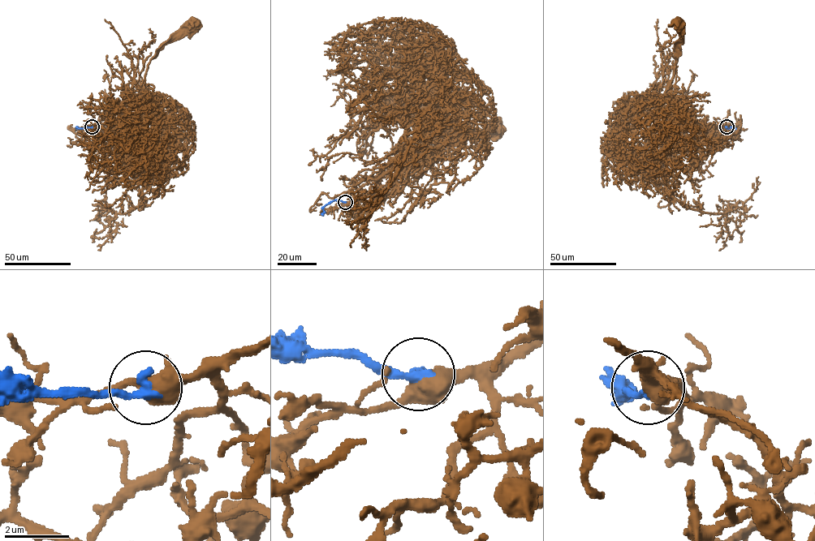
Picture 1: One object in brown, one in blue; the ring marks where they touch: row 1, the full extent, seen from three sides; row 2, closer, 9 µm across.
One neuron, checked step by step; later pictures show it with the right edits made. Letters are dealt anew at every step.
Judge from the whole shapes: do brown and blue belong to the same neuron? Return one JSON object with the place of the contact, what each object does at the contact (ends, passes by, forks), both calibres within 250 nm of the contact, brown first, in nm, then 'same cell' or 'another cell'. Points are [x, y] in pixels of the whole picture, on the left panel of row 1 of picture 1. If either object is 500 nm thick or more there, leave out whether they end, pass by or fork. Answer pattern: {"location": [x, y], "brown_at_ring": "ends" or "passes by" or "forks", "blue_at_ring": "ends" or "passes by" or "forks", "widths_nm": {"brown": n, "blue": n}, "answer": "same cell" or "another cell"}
{"location": [92, 126], "widths_nm": {"brown": 500, "blue": 320}, "answer": "another cell"}

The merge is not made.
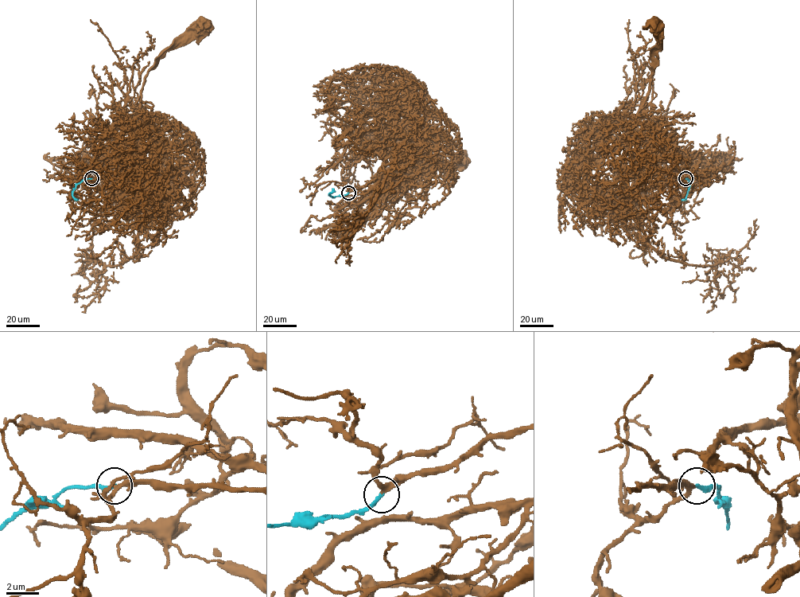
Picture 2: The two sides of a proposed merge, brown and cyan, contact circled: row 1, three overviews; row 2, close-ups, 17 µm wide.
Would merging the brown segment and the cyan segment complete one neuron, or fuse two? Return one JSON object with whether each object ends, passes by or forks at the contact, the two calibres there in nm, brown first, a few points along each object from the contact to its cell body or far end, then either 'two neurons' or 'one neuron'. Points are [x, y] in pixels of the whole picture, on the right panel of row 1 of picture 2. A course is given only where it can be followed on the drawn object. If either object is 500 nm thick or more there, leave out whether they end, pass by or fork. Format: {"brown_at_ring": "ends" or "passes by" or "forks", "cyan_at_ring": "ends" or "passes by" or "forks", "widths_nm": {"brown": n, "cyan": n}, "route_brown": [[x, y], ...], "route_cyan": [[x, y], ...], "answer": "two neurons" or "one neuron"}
{"brown_at_ring": "passes by", "cyan_at_ring": "ends", "widths_nm": {"brown": 240, "cyan": 220}, "route_brown": [[685, 178], [666, 188], [648, 188], [619, 154], [621, 137], [644, 101], [660, 50], [661, 35], [654, 28]], "route_cyan": [[685, 178], [689, 188], [685, 199], [681, 199]], "answer": "one neuron"}

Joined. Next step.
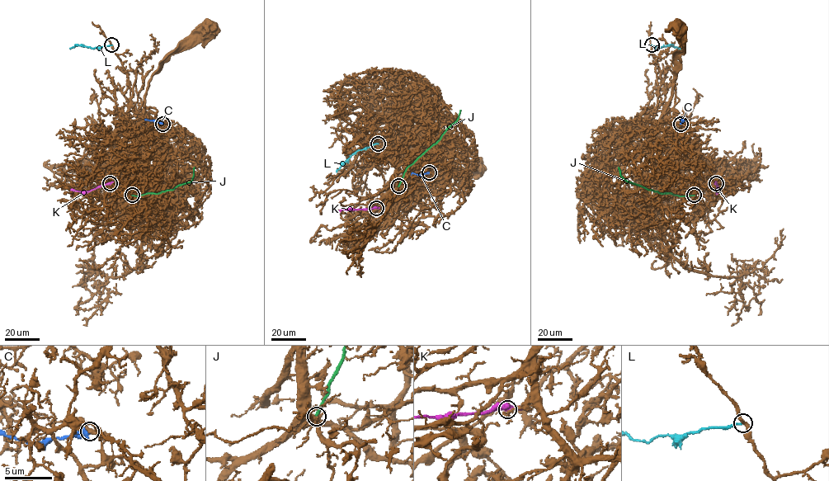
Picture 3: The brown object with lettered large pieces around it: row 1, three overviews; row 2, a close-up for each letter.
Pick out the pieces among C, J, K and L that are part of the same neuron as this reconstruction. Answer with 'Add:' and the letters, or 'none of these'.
Add: none of these

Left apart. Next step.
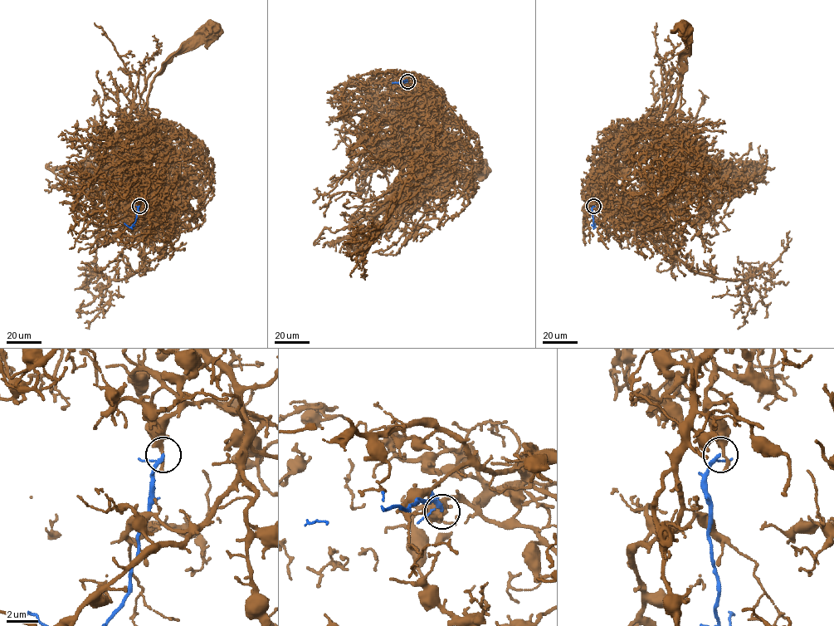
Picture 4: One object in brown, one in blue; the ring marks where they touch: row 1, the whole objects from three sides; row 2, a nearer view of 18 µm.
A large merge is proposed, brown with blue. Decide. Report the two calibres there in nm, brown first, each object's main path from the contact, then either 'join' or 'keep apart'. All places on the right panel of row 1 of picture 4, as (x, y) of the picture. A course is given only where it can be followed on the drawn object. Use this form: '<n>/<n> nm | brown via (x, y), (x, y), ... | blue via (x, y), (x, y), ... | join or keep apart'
380/180 nm | brown via (594, 205), (597, 188), (622, 175), (648, 149), (672, 108), (680, 70), (689, 55), (690, 39), (682, 31) | blue via (593, 206), (594, 223) | keep apart

